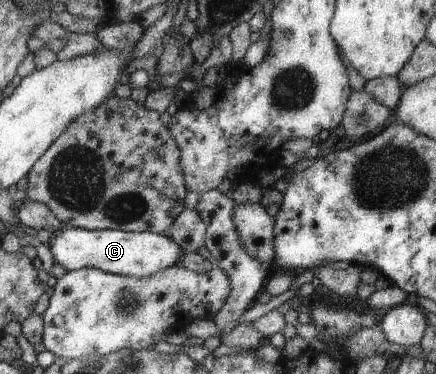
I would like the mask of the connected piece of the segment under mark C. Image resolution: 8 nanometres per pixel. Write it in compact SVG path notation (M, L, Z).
M62 228L48 245L53 262L64 266L67 271L92 268L115 275L147 277L170 268L181 259L183 250L170 237L150 231L123 231L120 229Z

